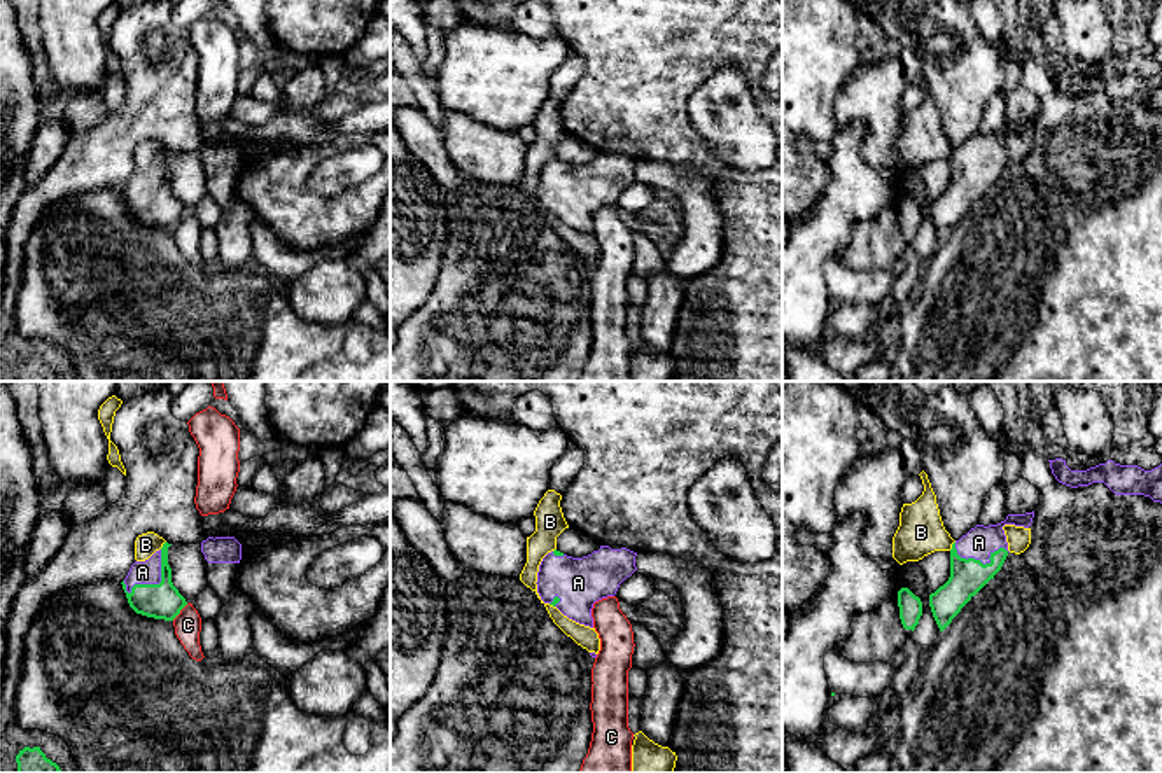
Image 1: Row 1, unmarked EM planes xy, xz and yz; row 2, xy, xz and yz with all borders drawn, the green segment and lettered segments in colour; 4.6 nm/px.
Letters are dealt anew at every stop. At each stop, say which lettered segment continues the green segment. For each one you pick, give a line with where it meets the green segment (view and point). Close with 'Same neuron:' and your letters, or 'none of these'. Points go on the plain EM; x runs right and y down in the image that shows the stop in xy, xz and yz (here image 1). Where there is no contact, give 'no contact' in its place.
A: meets green in xy at (160, 191)
Same neuron: A

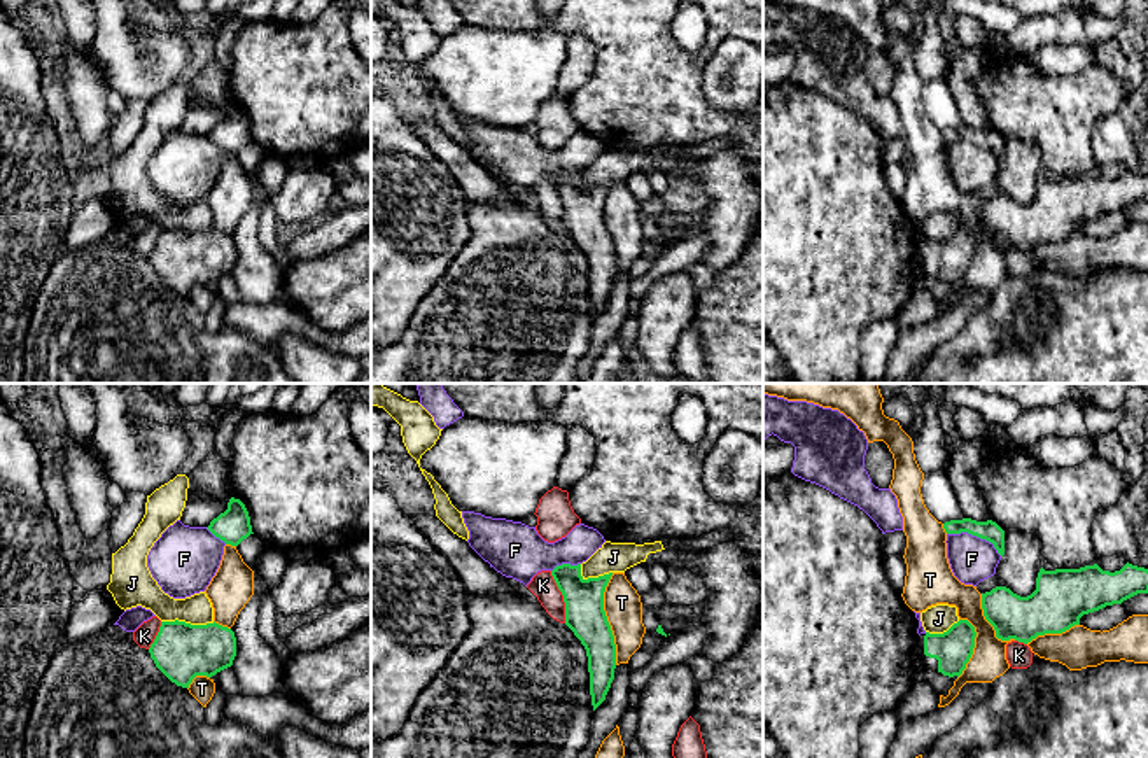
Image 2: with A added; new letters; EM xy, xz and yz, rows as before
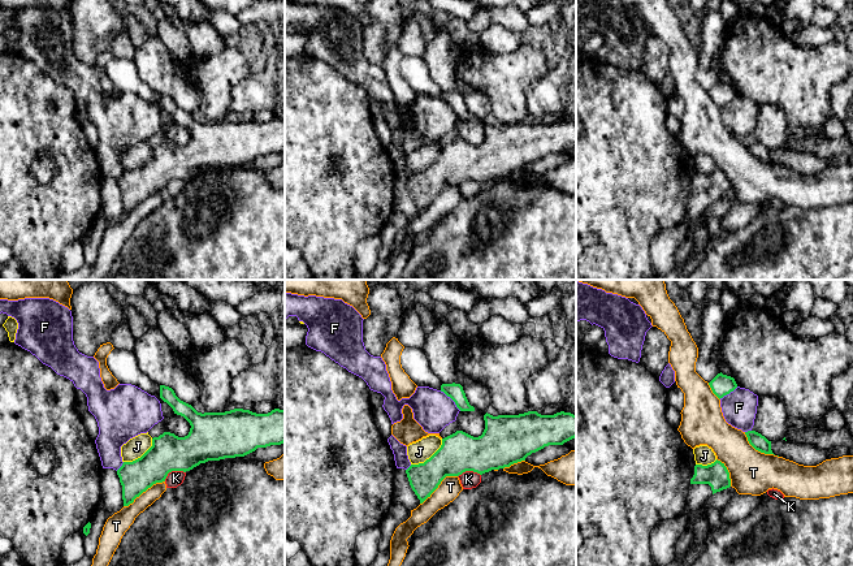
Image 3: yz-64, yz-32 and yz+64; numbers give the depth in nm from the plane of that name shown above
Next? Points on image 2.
Same neuron: none of these

